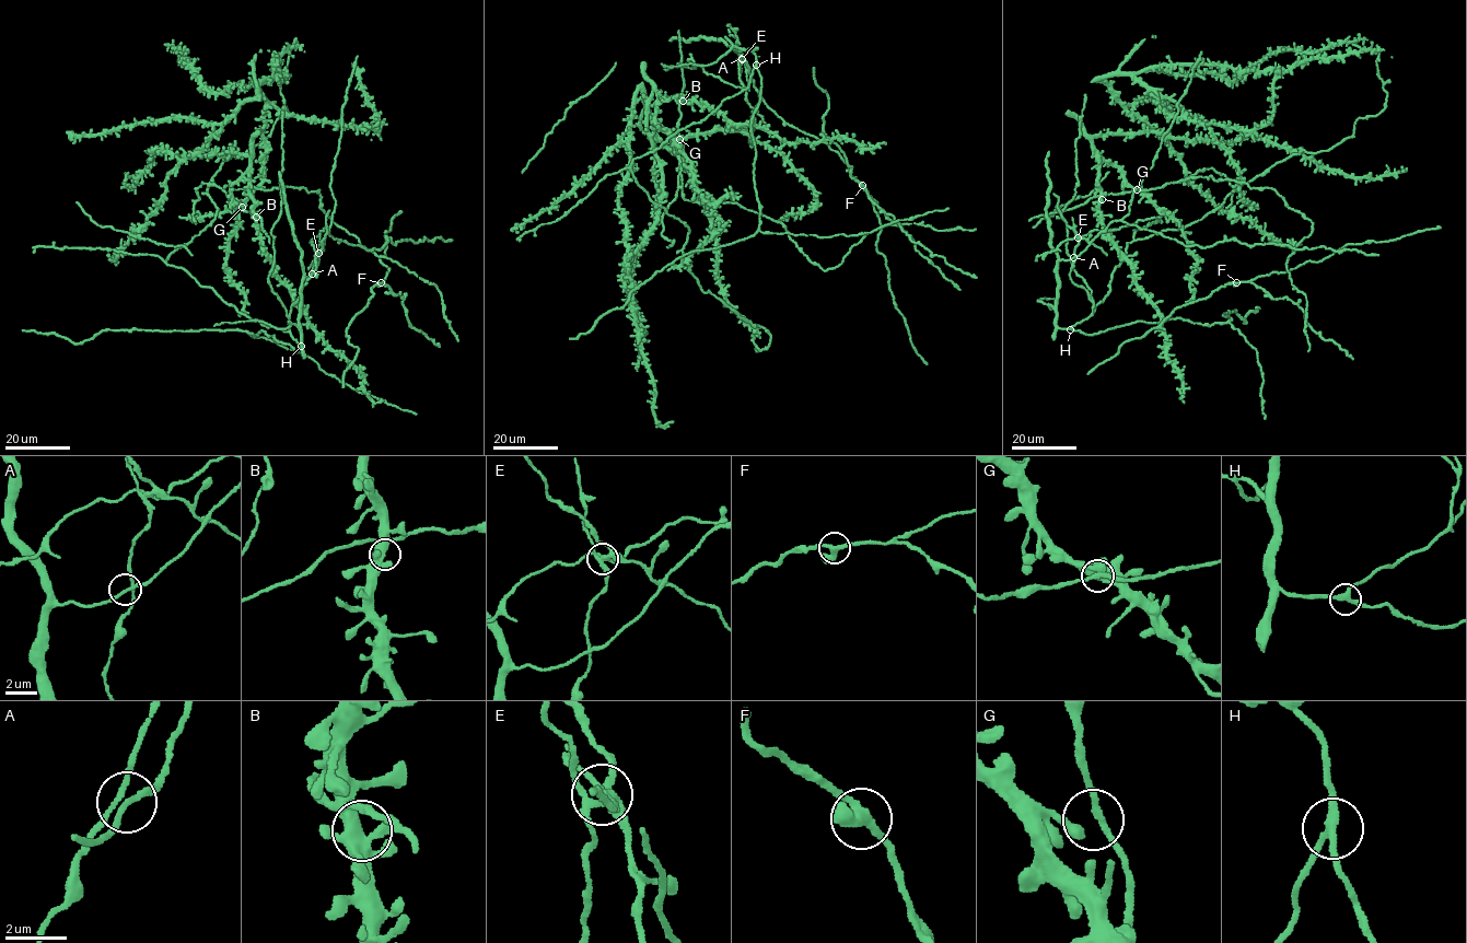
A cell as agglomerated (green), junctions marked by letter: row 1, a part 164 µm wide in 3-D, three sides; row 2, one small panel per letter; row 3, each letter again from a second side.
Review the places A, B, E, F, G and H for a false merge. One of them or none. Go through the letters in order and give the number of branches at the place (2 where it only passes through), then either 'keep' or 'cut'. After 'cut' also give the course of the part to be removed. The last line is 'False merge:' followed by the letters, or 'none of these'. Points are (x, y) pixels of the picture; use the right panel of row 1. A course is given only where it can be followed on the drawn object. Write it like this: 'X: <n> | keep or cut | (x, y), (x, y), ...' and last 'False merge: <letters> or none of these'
A: 4 | keep
B: 5 | keep
E: 6 | cut | (1078, 237), (1094, 230), (1118, 230), (1154, 217)
F: 3 | keep
G: 3 | keep
H: 3 | keep
False merge: E

